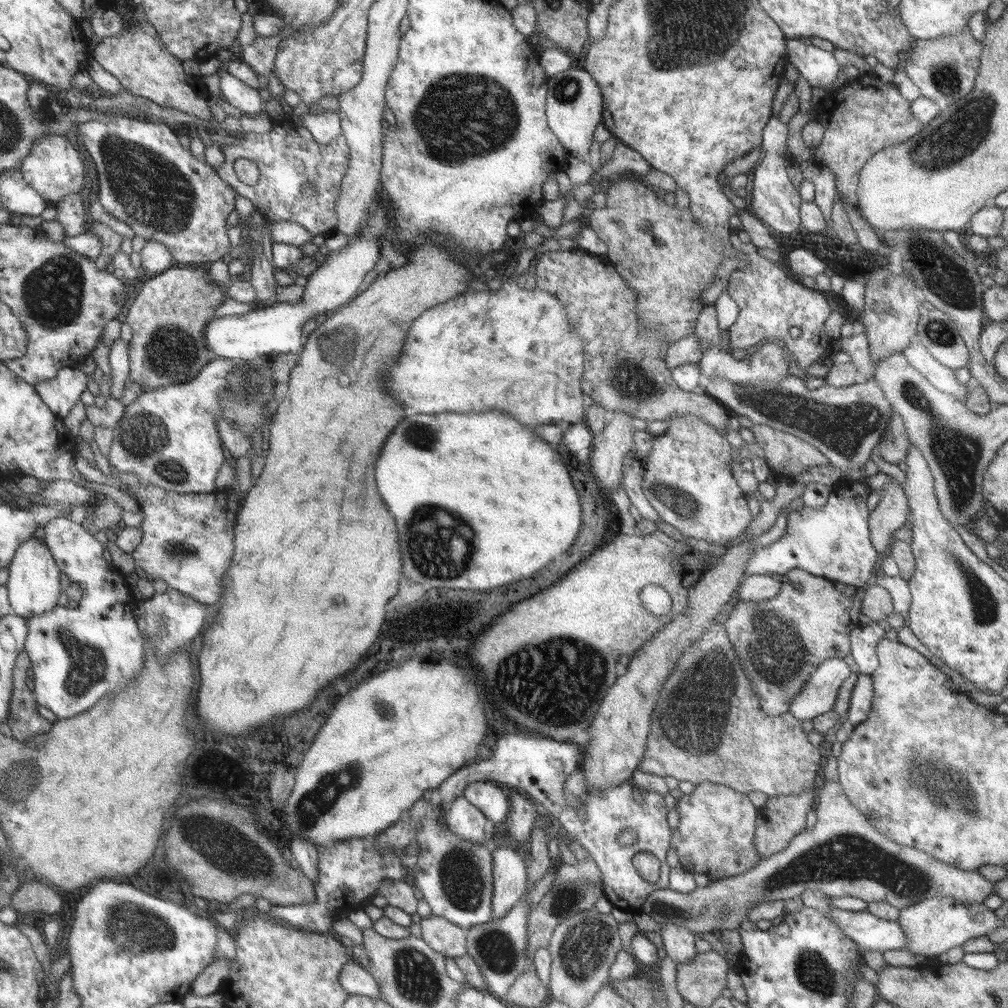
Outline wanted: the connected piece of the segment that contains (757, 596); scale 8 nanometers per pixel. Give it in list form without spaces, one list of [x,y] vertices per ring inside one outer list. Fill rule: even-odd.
[[[748,575],[745,584],[741,586],[741,590],[738,590],[738,600],[760,602],[775,598],[780,592],[782,583],[789,579],[788,576],[784,575]]]

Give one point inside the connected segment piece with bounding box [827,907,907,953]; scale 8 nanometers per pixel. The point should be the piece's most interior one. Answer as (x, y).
(871, 933)

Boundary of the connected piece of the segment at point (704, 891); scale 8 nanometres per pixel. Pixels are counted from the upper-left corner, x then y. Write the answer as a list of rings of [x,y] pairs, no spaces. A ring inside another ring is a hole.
[[[827,779],[824,786],[816,790],[814,810],[818,822],[814,828],[805,829],[796,835],[790,845],[781,852],[758,862],[757,866],[742,874],[716,879],[705,887],[697,887],[688,894],[682,894],[669,888],[655,890],[649,894],[640,910],[660,924],[676,924],[680,928],[696,933],[714,933],[714,931],[737,930],[742,922],[748,921],[748,911],[760,901],[783,900],[797,898],[806,889],[824,891],[830,897],[852,897],[864,902],[887,902],[896,908],[904,909],[929,898],[957,898],[962,904],[983,903],[990,894],[994,894],[994,882],[982,877],[978,870],[960,870],[948,863],[934,859],[924,851],[910,846],[900,846],[892,842],[890,837],[880,834],[865,816],[853,805],[840,782]]]

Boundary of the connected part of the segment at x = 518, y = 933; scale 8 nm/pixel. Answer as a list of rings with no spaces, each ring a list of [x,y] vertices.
[[[526,893],[516,903],[506,916],[498,921],[486,923],[486,925],[466,929],[467,954],[475,958],[476,964],[480,965],[482,974],[488,983],[490,994],[500,1000],[506,1000],[507,994],[514,981],[530,968],[533,960],[527,957],[526,940],[528,940],[528,913]]]

